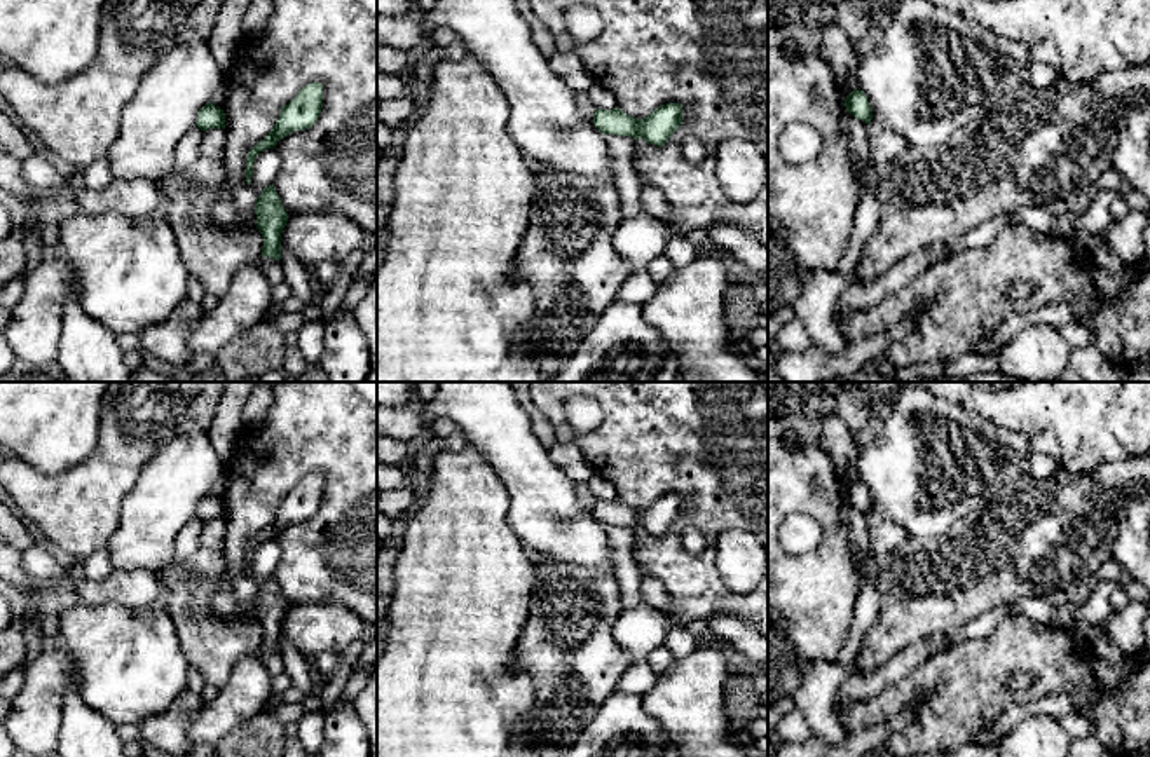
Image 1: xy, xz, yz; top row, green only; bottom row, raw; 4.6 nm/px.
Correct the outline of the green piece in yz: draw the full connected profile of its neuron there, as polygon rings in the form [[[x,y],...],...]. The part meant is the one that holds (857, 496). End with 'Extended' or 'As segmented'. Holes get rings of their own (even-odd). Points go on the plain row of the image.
[[[855,480],[845,490],[846,502],[855,509],[866,513],[867,516],[873,511],[873,501],[864,481]]]. As segmented

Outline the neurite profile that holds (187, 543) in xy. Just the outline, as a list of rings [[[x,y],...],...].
[[[195,516],[180,530],[175,541],[173,562],[185,562],[201,548],[201,532],[202,522]]]

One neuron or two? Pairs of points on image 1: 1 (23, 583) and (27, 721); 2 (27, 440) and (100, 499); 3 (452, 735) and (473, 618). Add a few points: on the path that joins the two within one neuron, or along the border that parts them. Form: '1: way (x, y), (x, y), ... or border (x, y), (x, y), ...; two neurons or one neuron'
1: way (49, 611), (49, 675), (44, 684); one neuron
2: border (96, 443), (58, 473), (39, 473), (25, 463); two neurons
3: way (452, 705), (452, 647); one neuron

